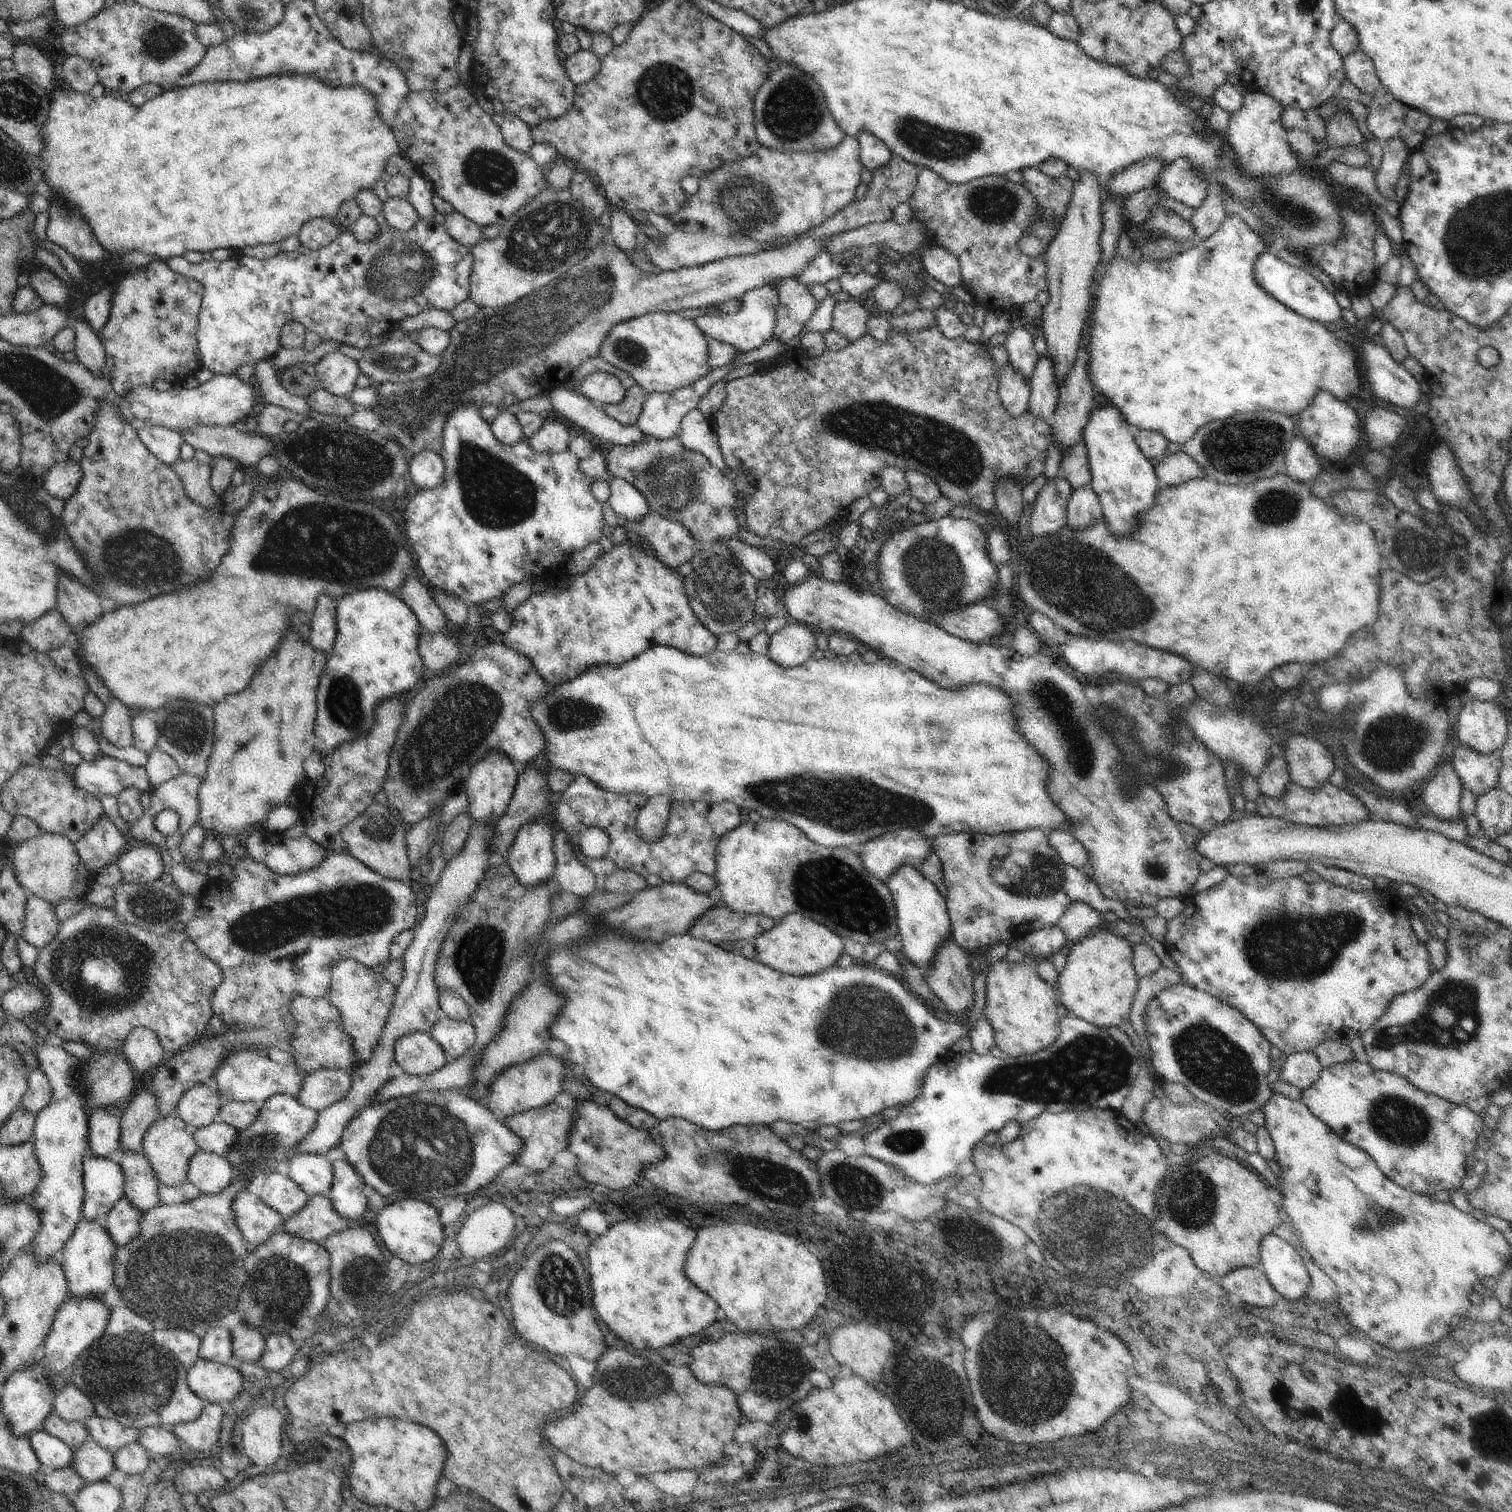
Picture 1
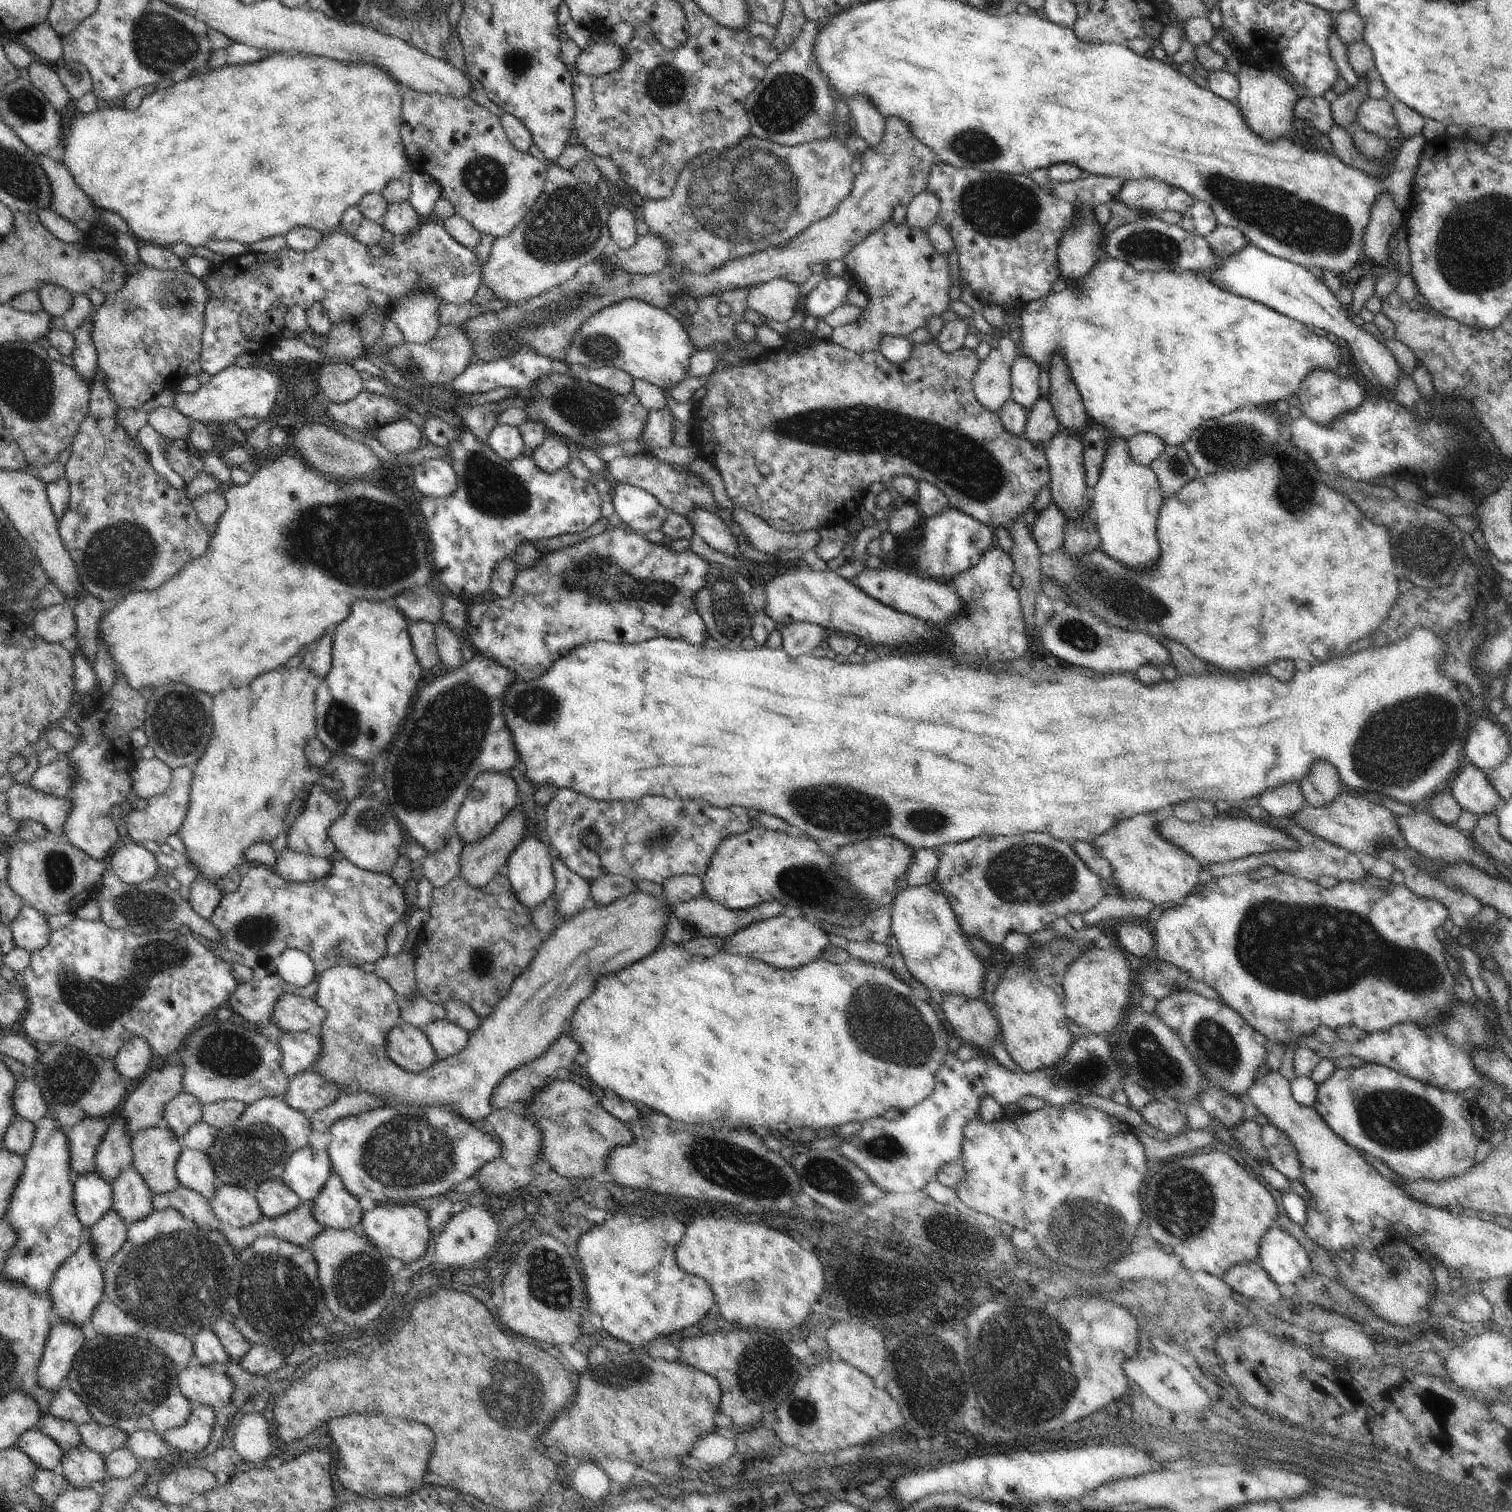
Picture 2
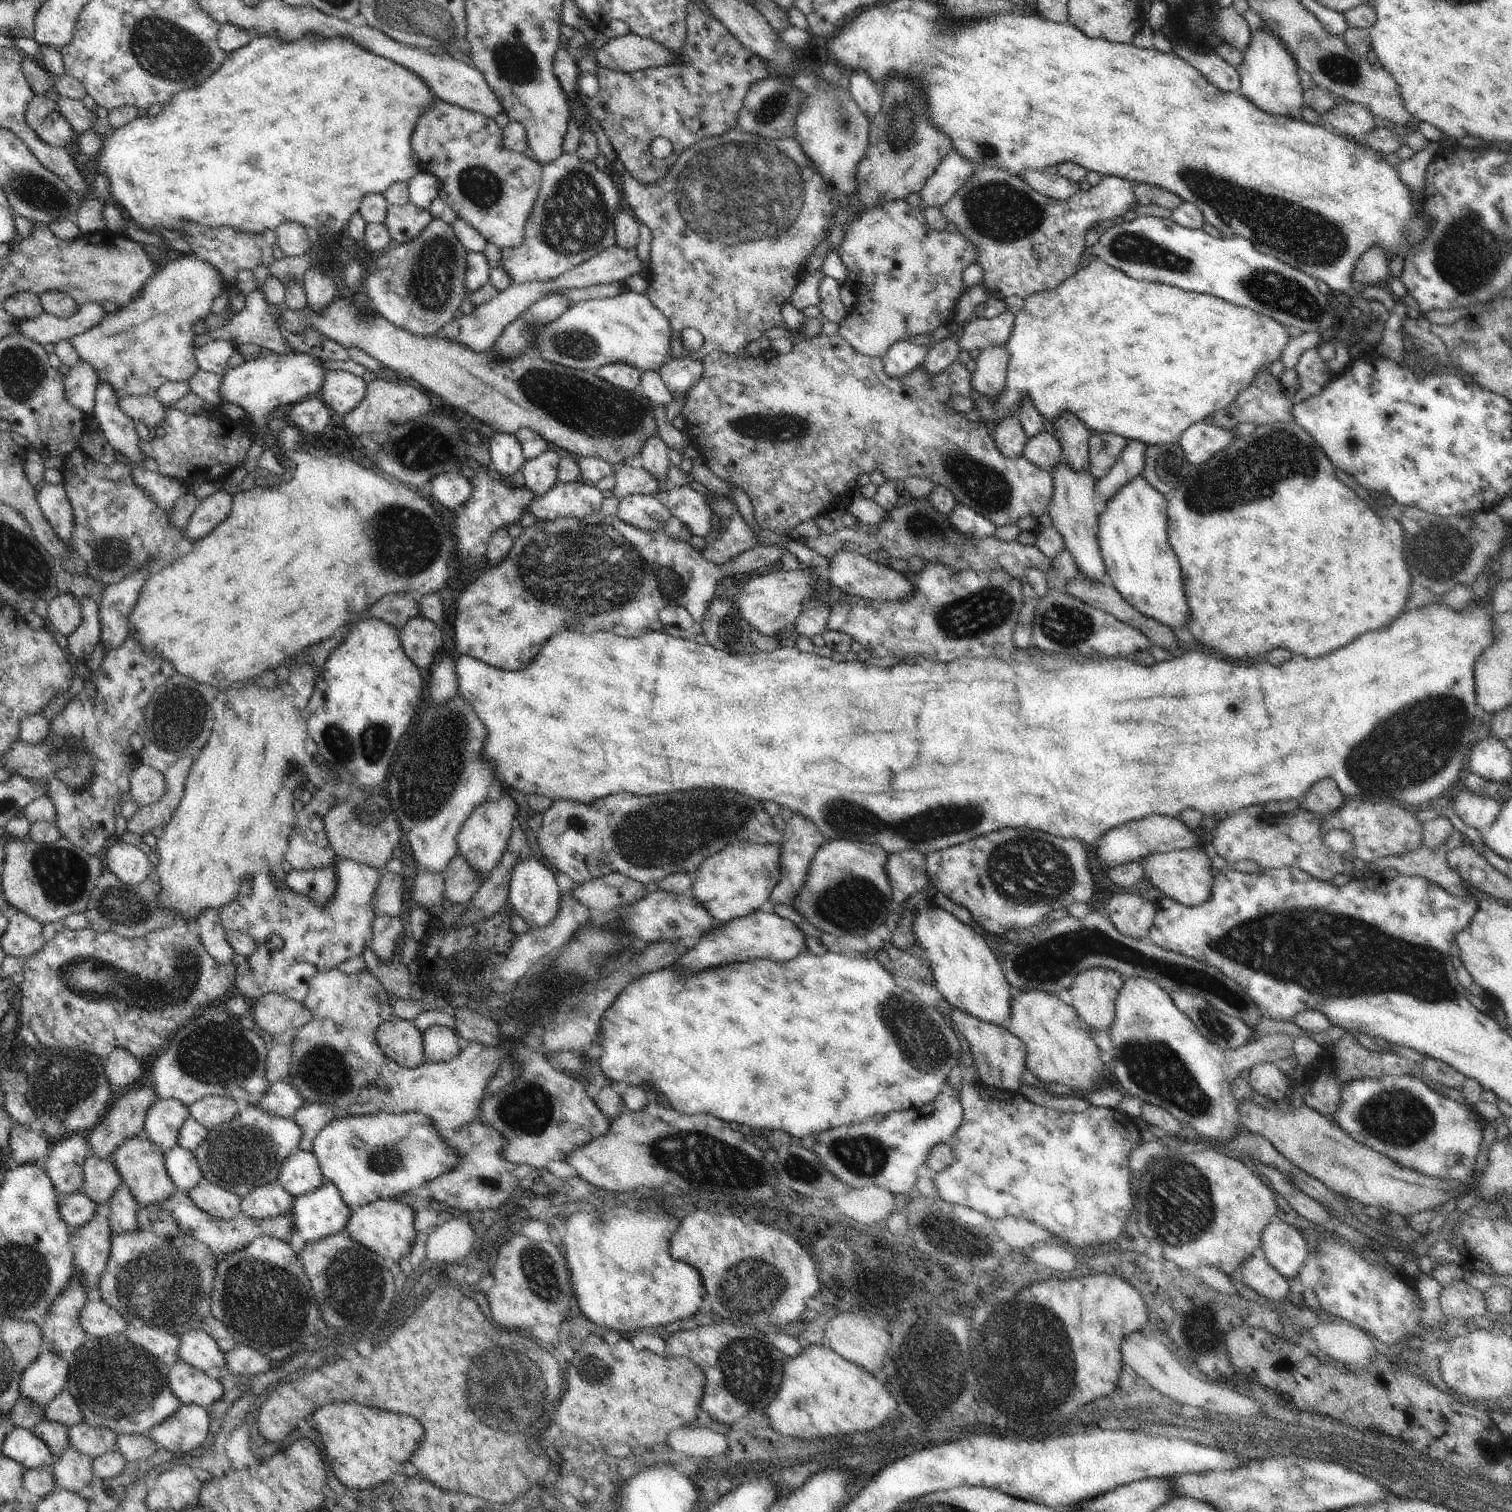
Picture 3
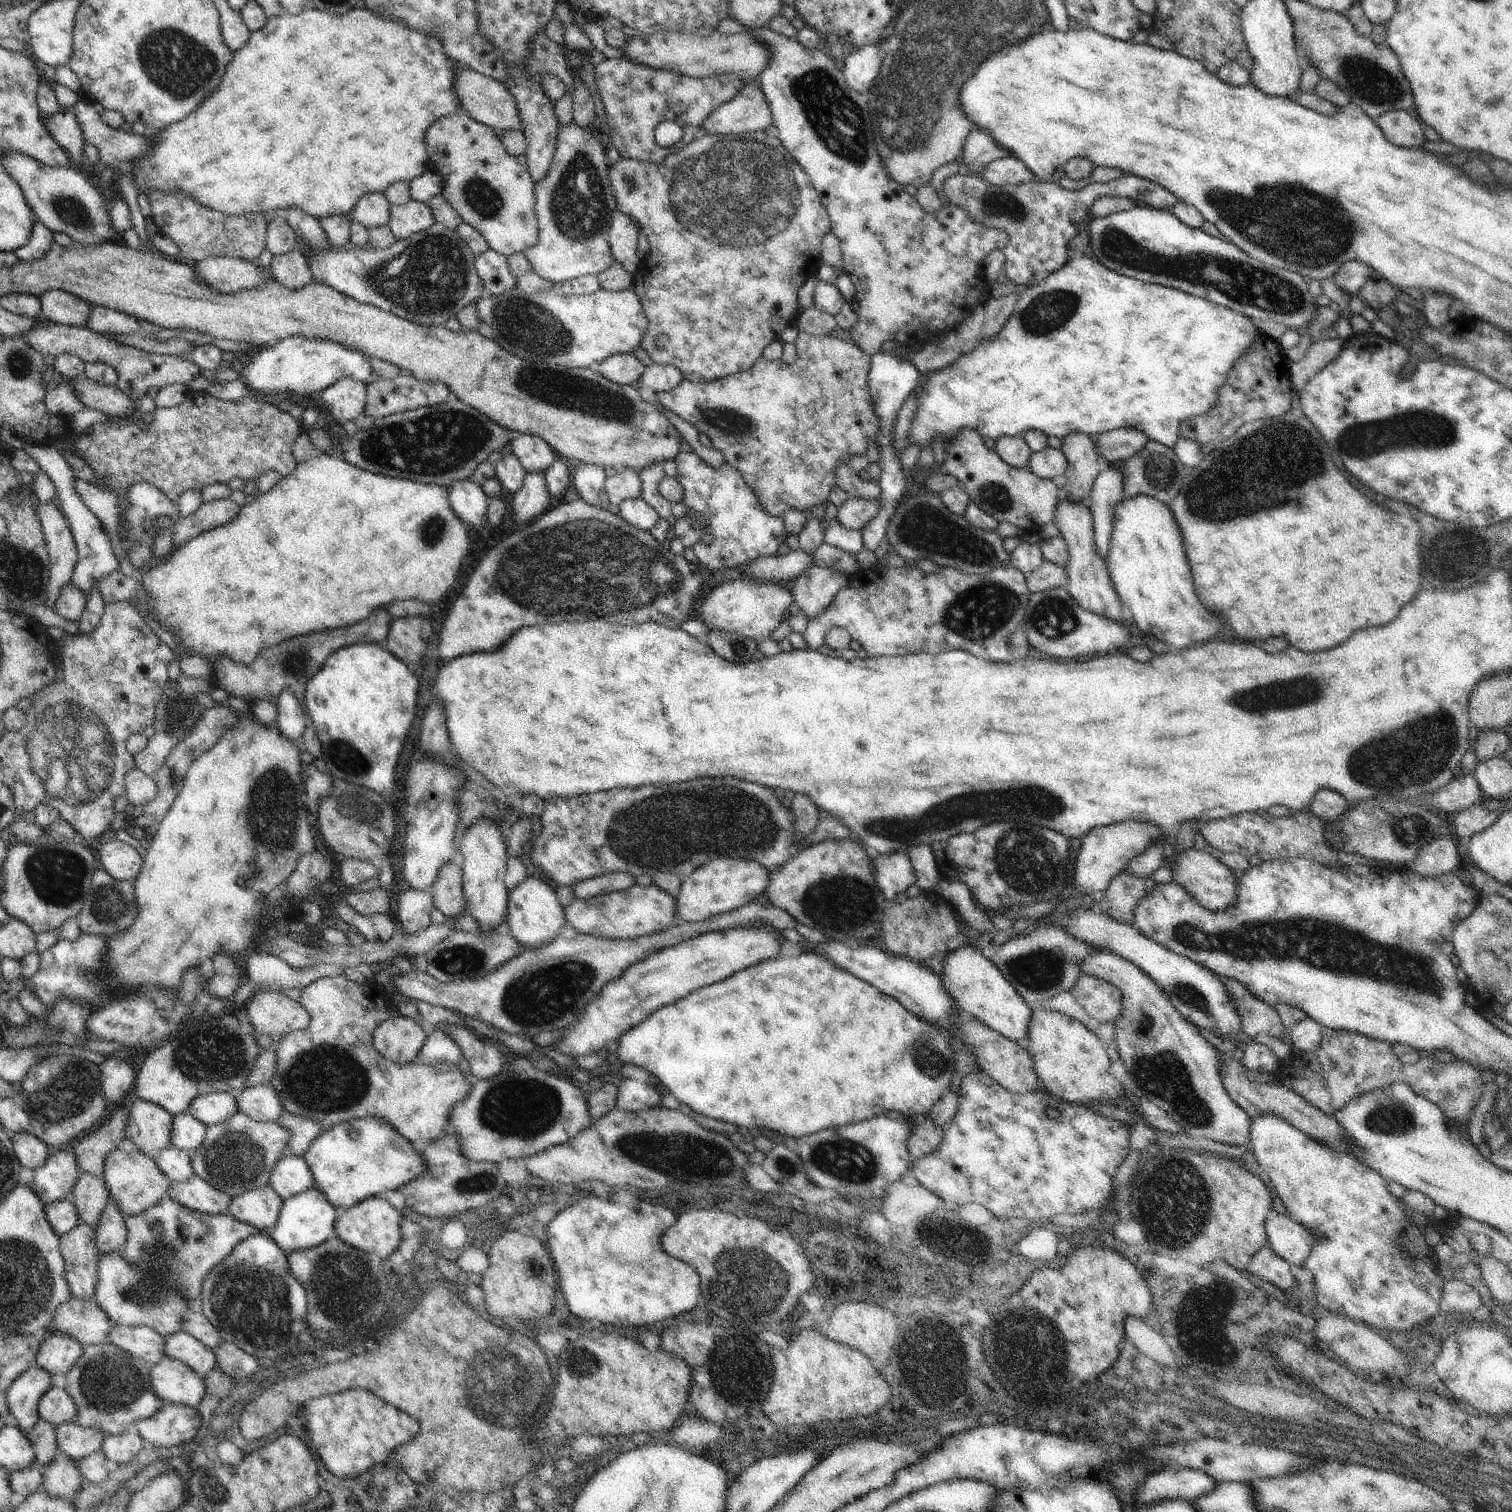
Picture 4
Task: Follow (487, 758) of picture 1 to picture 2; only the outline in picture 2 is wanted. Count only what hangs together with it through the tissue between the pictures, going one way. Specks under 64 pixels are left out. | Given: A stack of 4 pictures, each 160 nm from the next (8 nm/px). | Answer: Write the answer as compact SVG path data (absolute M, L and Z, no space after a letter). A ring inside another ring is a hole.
M498 771L483 772L468 789L468 794L455 816L453 831L457 832L466 844L475 843L485 839L500 821L517 807L520 807L518 786L510 774Z

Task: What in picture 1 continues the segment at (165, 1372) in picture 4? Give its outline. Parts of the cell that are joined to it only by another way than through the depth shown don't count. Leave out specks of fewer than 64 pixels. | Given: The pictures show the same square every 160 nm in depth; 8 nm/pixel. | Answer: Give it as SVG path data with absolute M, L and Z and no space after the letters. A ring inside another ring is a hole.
M198 1359L187 1371L187 1383L204 1402L232 1402L242 1390L244 1377L238 1369L216 1361Z

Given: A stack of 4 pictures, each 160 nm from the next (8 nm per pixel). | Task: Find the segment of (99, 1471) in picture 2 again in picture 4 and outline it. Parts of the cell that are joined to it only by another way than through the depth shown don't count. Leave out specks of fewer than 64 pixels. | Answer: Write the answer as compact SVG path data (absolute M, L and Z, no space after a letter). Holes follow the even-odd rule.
M60 1453L43 1471L43 1488L53 1497L72 1499L84 1486L84 1478L79 1469L79 1461Z

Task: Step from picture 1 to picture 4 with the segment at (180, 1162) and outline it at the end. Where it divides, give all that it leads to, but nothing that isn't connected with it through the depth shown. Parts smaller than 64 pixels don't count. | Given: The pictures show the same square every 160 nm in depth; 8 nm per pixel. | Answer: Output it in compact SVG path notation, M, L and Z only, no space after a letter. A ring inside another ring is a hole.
M126 1138L106 1157L102 1177L111 1197L119 1202L125 1217L146 1212L150 1207L156 1206L164 1199L172 1184L156 1164L155 1157L142 1152Z

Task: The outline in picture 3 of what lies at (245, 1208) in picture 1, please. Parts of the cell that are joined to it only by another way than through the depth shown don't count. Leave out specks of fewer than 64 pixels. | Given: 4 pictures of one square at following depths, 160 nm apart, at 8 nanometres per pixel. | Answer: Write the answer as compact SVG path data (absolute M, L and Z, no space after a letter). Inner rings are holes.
M202 1178L198 1186L188 1190L190 1200L209 1216L232 1220L240 1210L242 1199L234 1192L226 1191Z

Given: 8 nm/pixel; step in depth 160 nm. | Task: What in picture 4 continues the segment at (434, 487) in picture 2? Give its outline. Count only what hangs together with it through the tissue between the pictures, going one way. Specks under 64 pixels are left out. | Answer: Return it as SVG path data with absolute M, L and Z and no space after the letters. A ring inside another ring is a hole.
M470 479L453 482L447 490L450 508L456 516L468 524L479 525L487 522L490 499L484 495L480 485Z

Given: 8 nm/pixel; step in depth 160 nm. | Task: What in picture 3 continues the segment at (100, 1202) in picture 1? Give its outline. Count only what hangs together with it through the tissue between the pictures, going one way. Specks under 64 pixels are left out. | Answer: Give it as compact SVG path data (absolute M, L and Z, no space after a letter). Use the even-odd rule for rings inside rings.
M81 1191L58 1198L58 1214L64 1224L73 1230L88 1224L96 1215L96 1207L97 1205Z

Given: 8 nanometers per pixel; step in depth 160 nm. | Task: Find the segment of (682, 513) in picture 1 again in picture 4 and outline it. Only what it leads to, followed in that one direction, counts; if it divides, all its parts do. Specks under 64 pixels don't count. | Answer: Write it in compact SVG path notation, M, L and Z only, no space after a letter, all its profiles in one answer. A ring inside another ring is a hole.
M632 467L620 470L605 480L603 497L609 503L620 504L624 499L637 499L641 497L641 478Z

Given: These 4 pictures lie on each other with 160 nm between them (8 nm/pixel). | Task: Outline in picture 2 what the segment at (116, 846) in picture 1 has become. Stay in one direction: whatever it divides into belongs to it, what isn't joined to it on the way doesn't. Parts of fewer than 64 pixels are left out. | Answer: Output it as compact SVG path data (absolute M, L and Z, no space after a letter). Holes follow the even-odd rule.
M121 673L115 675L115 685L111 694L99 696L98 710L87 716L82 715L78 726L83 731L85 740L79 741L68 756L77 766L79 776L75 787L66 796L73 804L63 832L65 840L102 861L112 846L118 842L117 812L126 806L127 796L133 788L131 773L135 760L129 734L142 728L145 721L146 707L155 688L144 687L134 690Z

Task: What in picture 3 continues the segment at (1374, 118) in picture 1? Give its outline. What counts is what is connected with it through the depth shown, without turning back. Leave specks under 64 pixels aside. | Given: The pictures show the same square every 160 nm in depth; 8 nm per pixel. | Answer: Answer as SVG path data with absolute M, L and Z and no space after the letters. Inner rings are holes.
M1345 99L1338 101L1326 114L1320 115L1324 126L1330 126L1335 131L1356 138L1362 143L1365 143L1368 132L1376 128L1375 116L1368 106Z

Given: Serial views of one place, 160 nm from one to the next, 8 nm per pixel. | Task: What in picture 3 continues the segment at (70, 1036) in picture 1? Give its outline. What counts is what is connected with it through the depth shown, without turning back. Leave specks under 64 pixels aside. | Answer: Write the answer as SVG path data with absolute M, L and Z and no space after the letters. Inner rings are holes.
M174 922L169 928L161 928L152 932L143 938L126 939L121 938L116 932L98 933L92 928L86 927L78 930L60 930L56 936L49 942L45 942L45 946L33 956L27 959L26 965L23 967L24 982L21 983L20 994L22 994L22 1007L18 1013L19 1026L26 1026L36 1034L38 1041L44 1046L54 1046L58 1048L78 1048L85 1052L94 1054L102 1060L105 1060L112 1050L122 1048L132 1052L138 1059L144 1056L152 1056L163 1052L173 1037L187 1026L191 1019L197 1016L198 1010L204 1010L209 1004L218 998L224 998L230 990L232 983L235 982L235 973L237 966L234 964L220 964L216 962L210 954L204 949L200 942L196 931L184 922Z

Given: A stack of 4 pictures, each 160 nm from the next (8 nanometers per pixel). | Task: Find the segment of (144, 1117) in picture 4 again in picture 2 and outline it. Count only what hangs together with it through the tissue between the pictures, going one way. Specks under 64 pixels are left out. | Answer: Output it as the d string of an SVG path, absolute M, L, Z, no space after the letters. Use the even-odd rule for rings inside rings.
M182 1091L165 1108L161 1125L171 1128L182 1139L185 1134L203 1120L204 1104L196 1096Z

